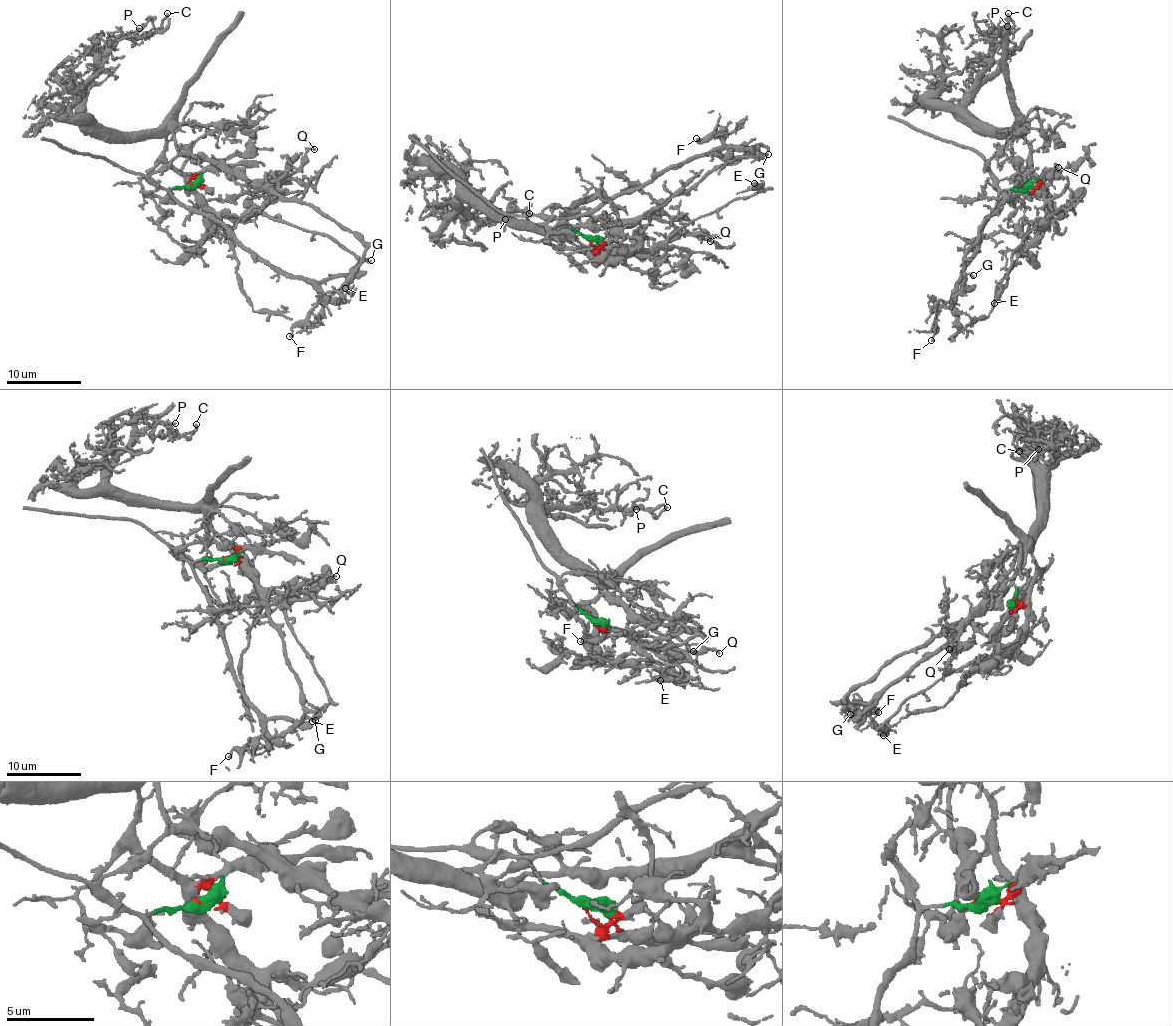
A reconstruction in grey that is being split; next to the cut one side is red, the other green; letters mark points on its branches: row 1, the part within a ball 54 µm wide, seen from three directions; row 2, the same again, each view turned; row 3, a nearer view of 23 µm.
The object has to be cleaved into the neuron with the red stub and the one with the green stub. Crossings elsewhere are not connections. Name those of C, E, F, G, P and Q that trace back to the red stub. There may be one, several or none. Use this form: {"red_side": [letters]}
{"red_side": ["C", "E", "G", "P", "Q"]}

